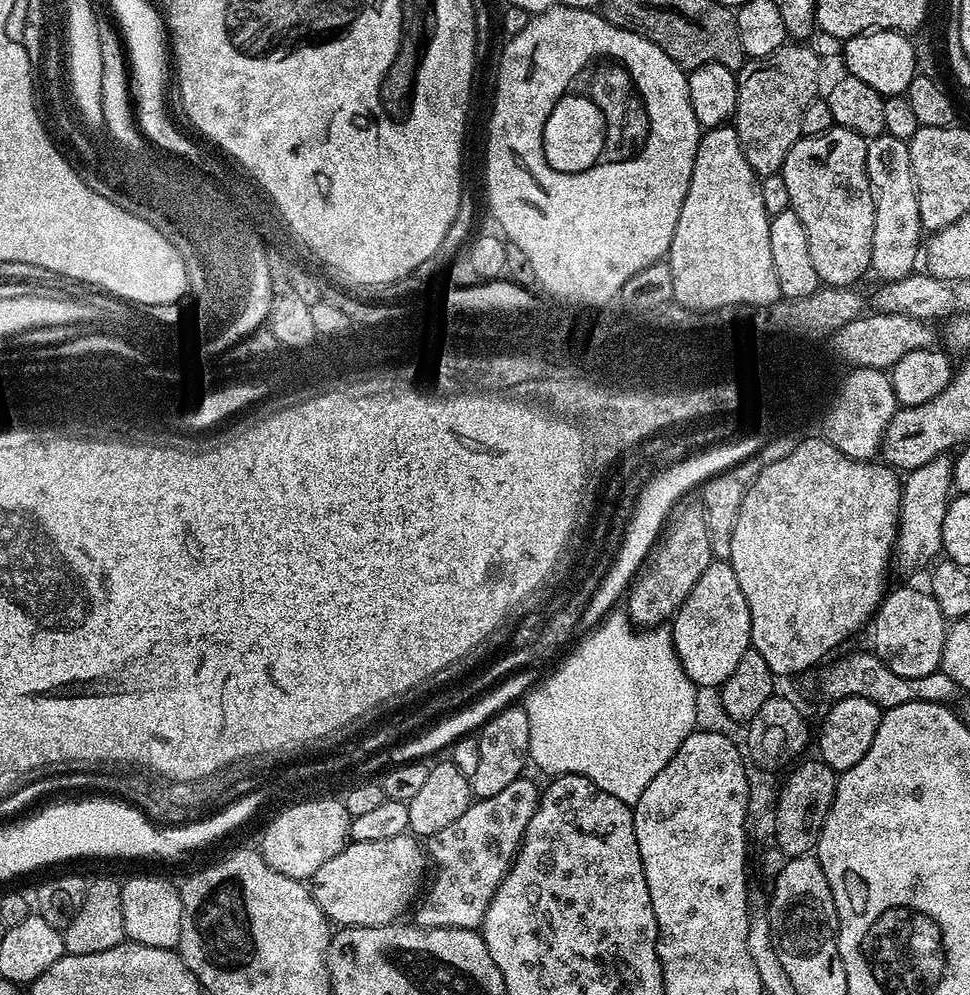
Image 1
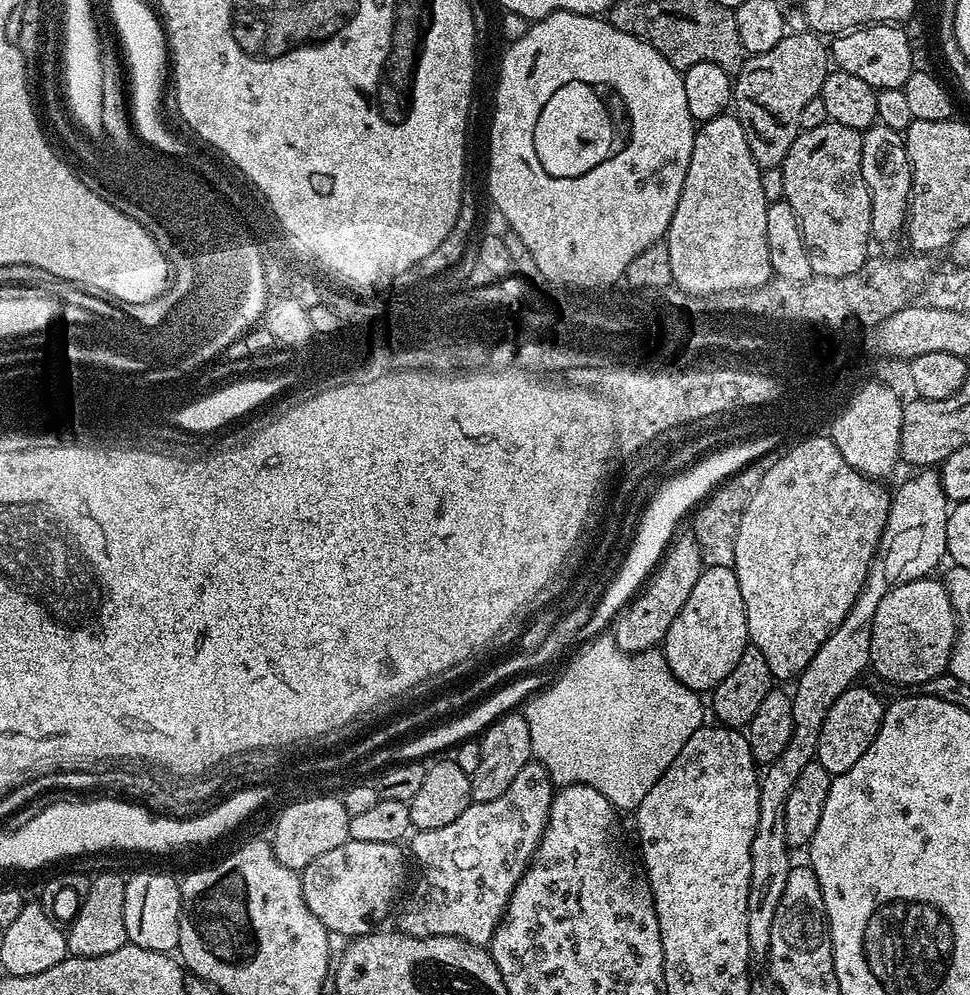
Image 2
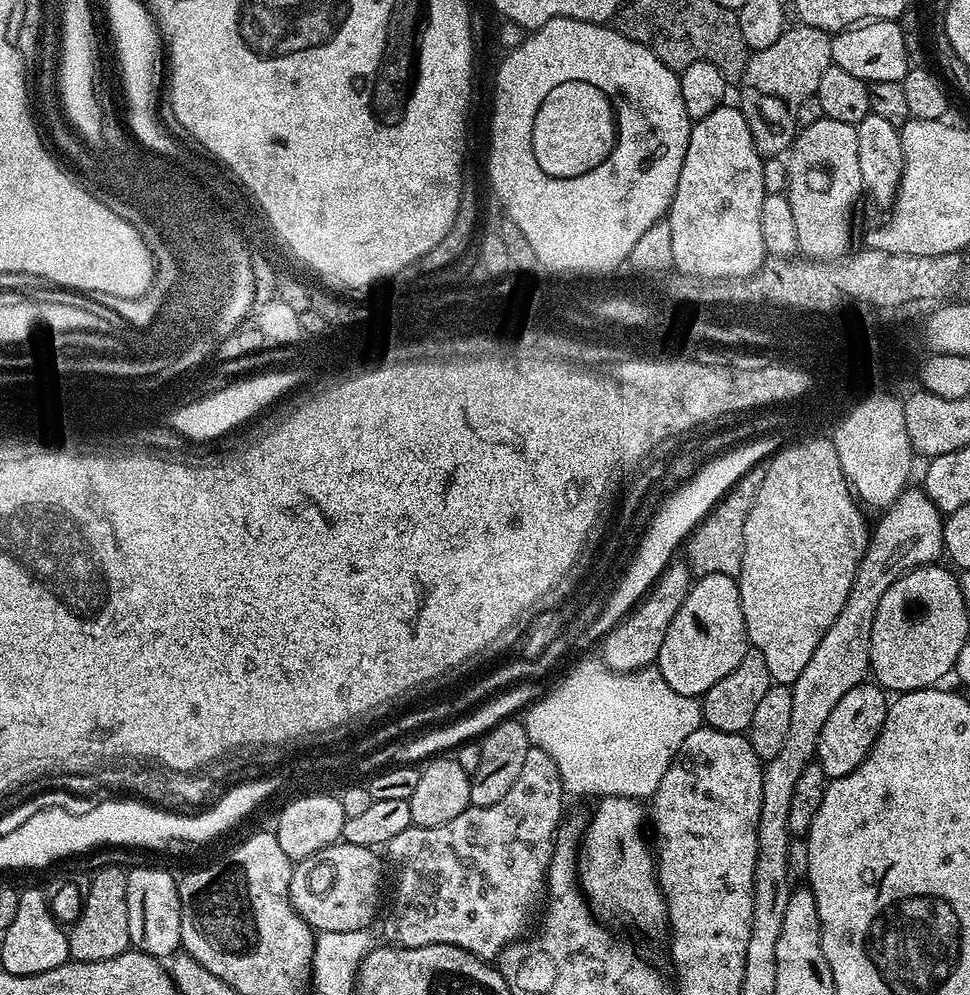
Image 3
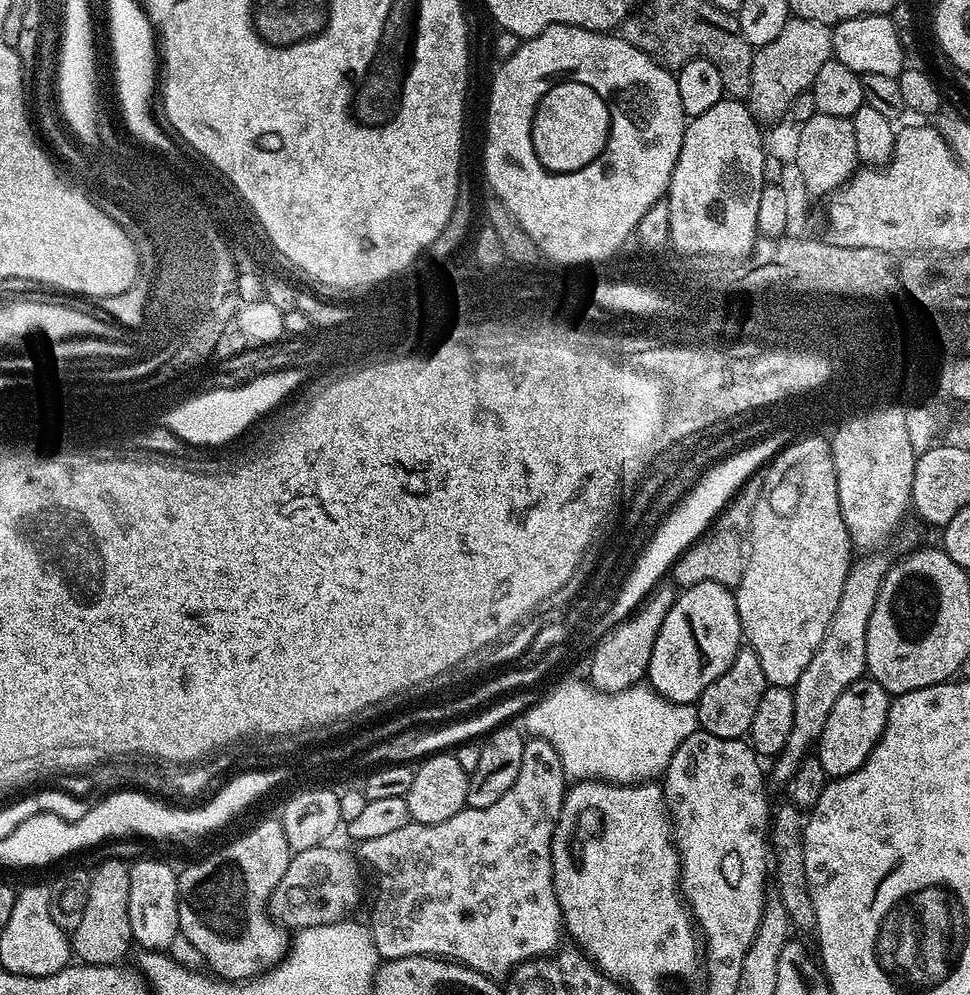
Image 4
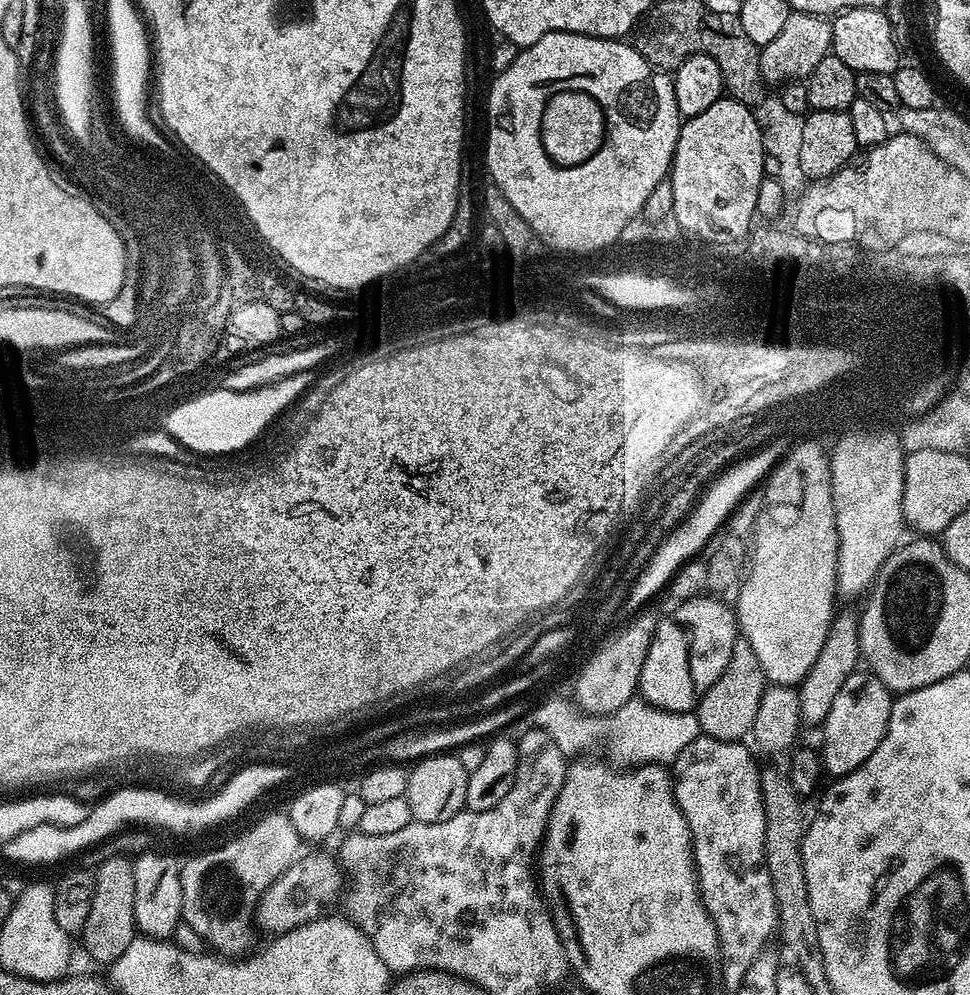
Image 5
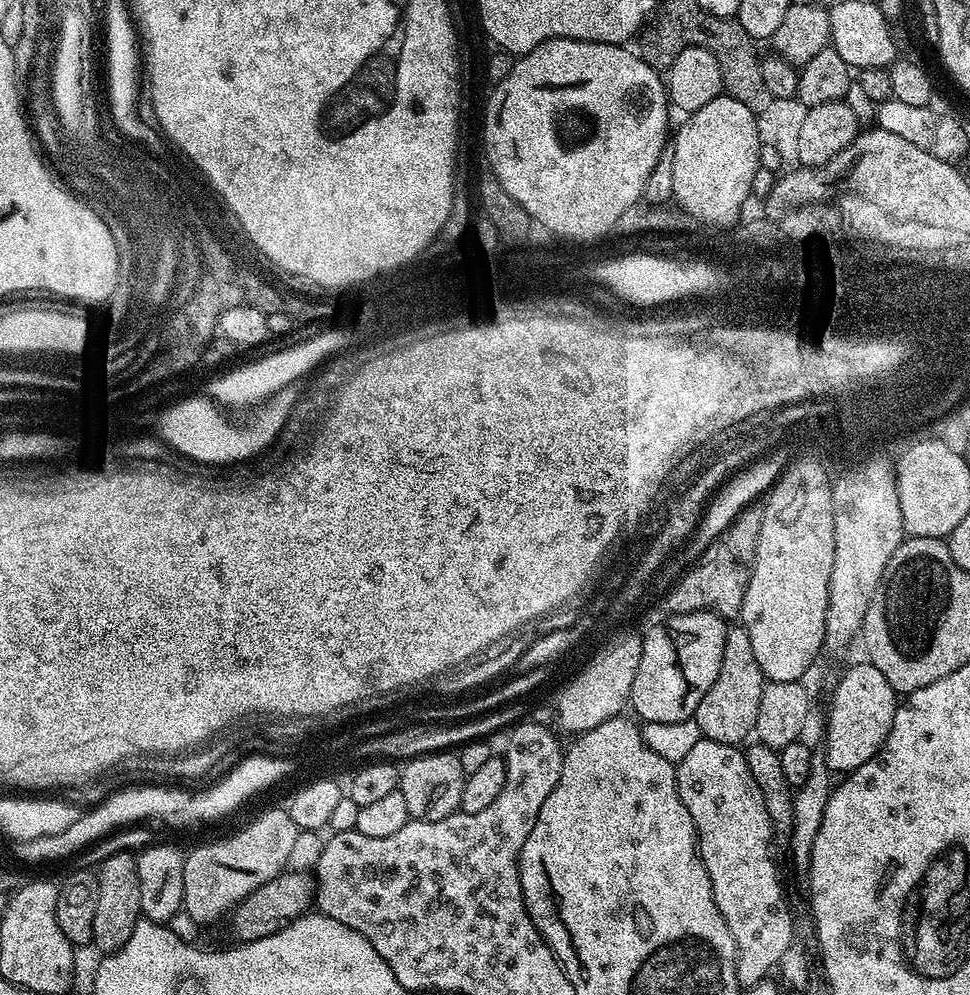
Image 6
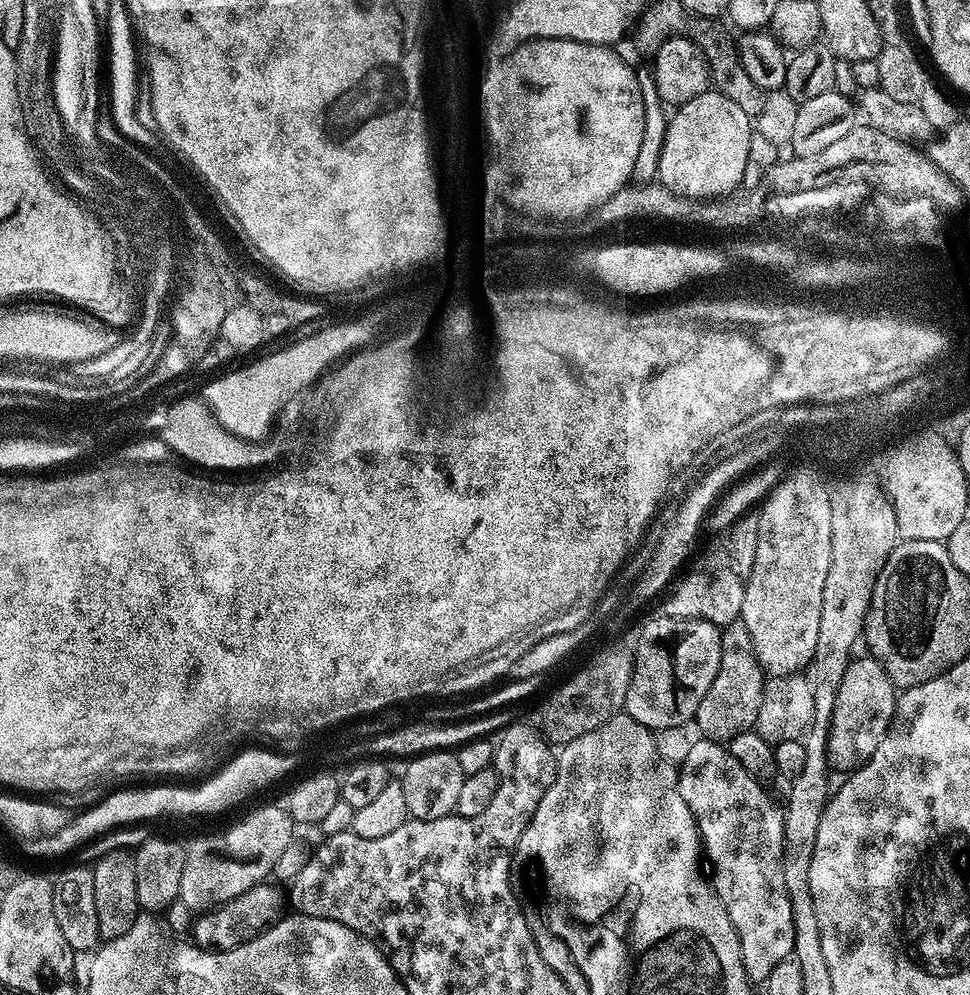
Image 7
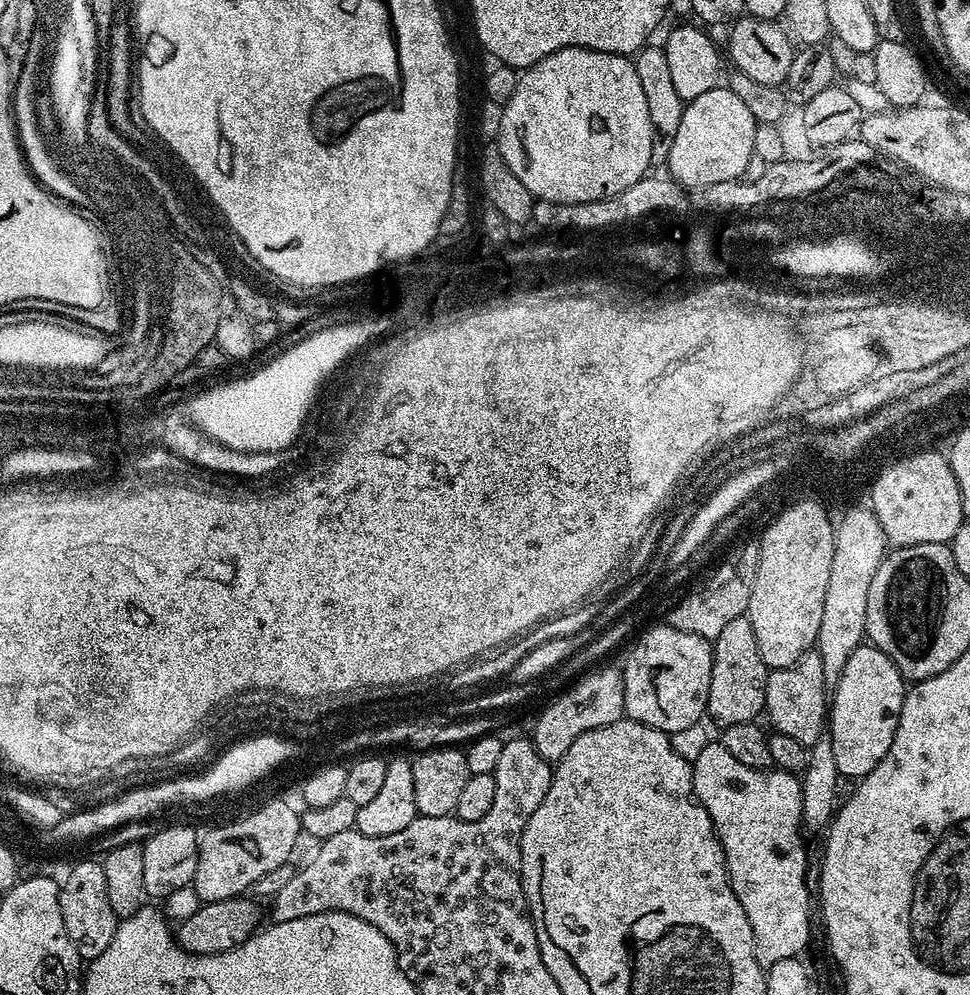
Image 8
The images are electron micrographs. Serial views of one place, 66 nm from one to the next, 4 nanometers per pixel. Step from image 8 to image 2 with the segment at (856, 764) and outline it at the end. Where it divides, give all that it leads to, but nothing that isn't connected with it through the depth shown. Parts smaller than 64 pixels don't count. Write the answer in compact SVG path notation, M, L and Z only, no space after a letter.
M853 686L830 706L830 714L826 714L826 722L822 722L822 730L818 734L818 750L816 760L833 776L841 776L866 750L870 750L870 742L878 734L878 726L882 726L882 718L886 707L868 688Z

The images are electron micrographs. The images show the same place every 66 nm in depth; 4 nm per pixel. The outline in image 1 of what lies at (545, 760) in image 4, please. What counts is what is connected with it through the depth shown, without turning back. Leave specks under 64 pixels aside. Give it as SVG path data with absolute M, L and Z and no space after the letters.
M527 778L510 782L506 790L494 798L476 800L455 822L450 822L438 834L427 837L426 856L436 867L432 885L419 897L415 905L415 923L422 928L471 928L479 929L490 906L490 898L498 890L502 878L512 865L520 843L524 841L530 818L540 804L541 789Z

